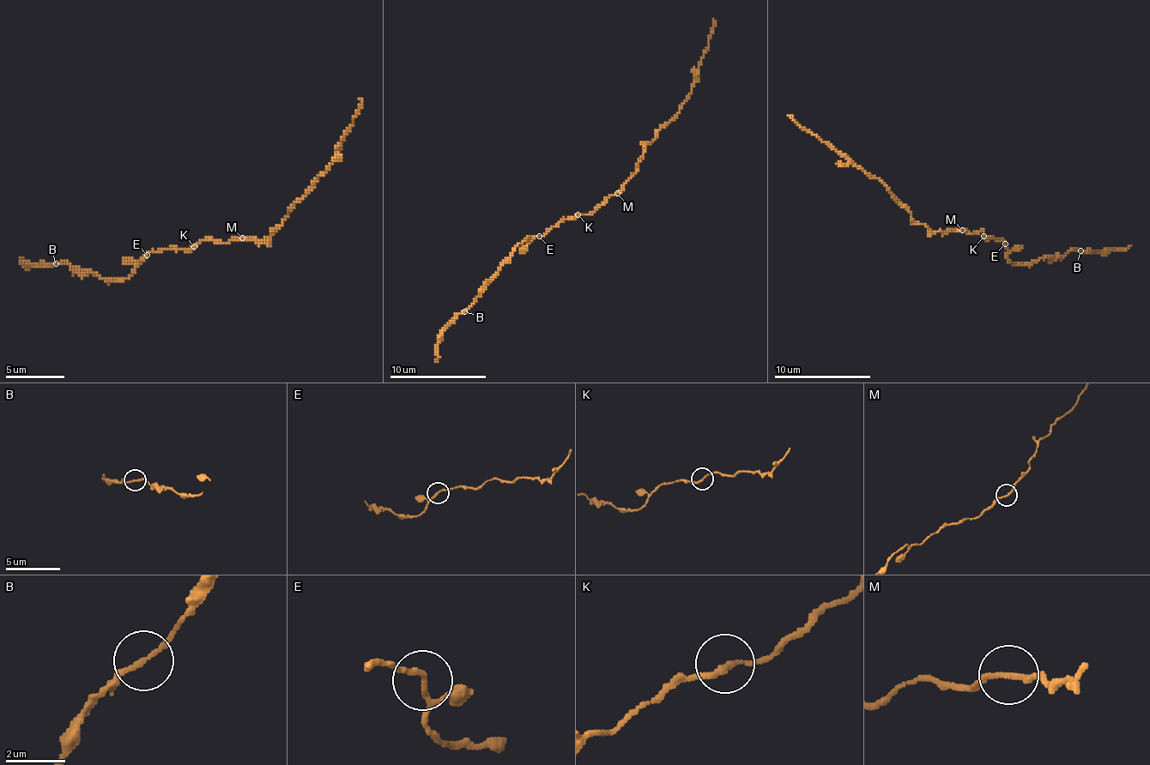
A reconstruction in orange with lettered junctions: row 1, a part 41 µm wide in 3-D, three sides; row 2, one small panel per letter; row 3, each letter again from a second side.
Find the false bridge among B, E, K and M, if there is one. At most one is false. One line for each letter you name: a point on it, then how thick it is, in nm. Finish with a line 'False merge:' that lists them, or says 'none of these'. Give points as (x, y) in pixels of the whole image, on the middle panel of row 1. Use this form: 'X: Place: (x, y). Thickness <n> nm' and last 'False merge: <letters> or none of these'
M: Place: (617, 193). Thickness 170 nm
False merge: M

